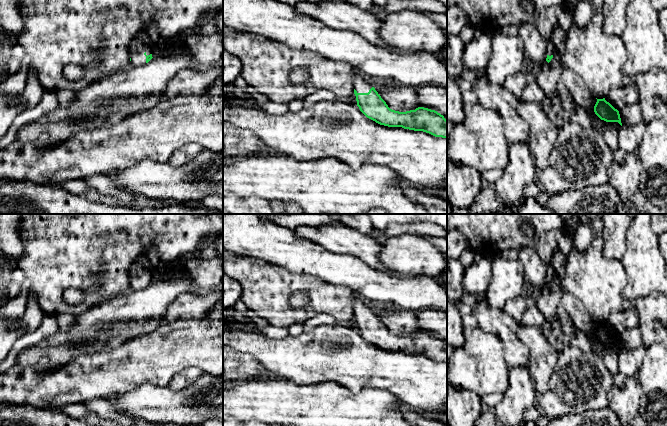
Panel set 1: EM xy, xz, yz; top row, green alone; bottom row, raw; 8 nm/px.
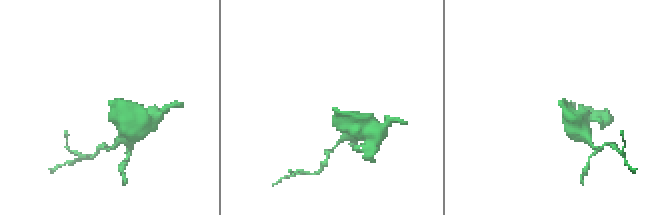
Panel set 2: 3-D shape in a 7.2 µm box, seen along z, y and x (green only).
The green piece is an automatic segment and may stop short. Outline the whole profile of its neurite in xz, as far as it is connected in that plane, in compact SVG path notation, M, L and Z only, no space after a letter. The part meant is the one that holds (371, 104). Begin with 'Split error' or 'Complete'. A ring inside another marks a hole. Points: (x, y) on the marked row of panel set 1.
Split error. M355 70L352 79L357 106L367 118L380 125L423 131L435 137L447 138L447 120L437 111L424 107L406 112L392 110L364 75Z

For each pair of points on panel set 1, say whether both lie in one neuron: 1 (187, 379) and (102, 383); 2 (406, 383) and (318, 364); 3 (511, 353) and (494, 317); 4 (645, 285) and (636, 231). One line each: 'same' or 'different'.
1: different
2: same
3: same
4: same

